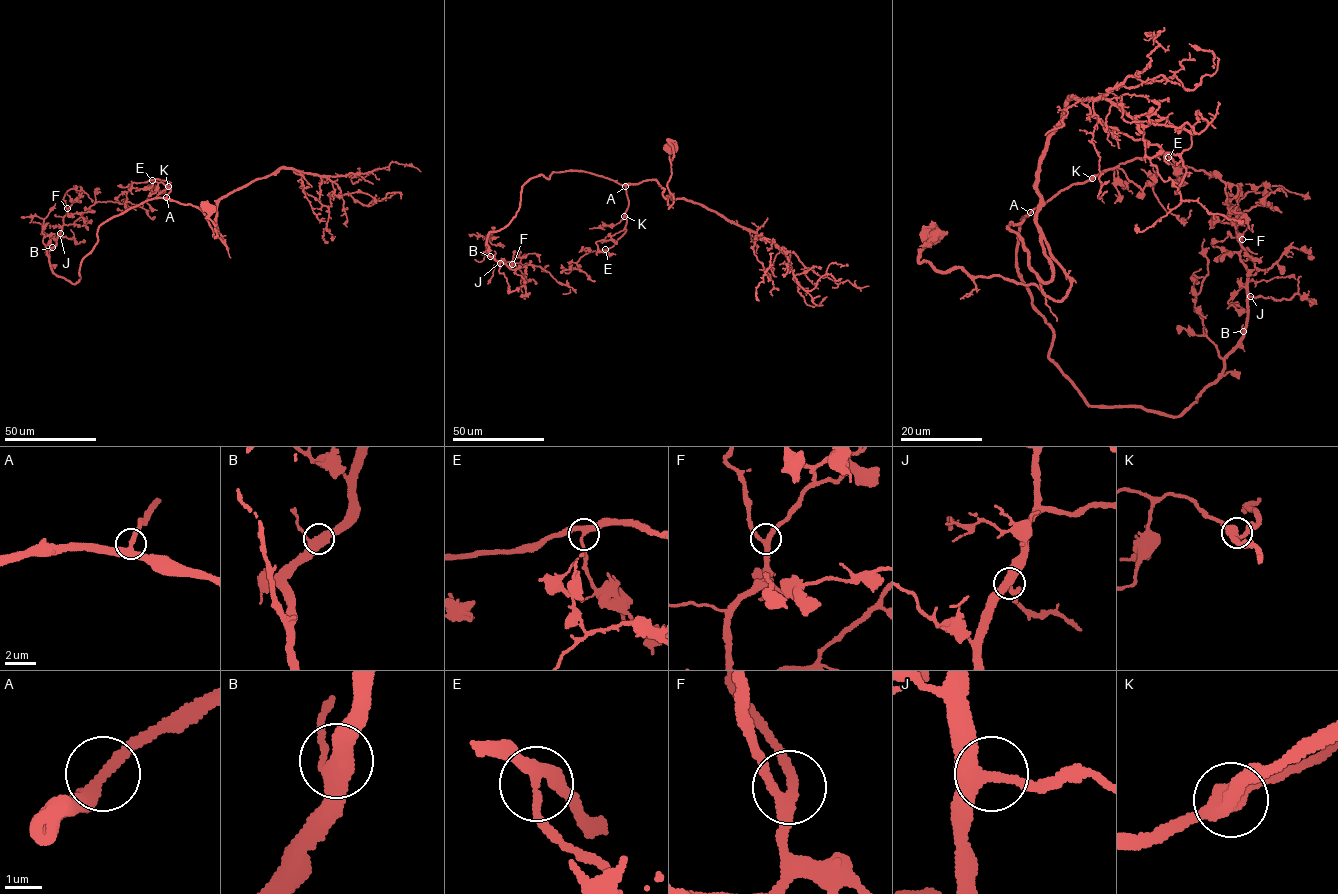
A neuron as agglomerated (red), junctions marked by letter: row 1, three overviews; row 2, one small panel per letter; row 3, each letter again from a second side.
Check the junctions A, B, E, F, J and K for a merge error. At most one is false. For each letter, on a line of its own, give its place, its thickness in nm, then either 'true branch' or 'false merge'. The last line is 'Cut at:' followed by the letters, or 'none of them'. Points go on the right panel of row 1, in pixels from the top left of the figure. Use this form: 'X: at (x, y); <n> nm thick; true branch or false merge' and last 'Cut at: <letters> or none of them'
A: at (1030, 212); 280 nm thick; true branch
B: at (1243, 331); 440 nm thick; true branch
E: at (1168, 157); 240 nm thick; true branch
F: at (1242, 239); 280 nm thick; true branch
J: at (1250, 296); 360 nm thick; true branch
K: at (1092, 178); 440 nm thick; true branch
Cut at: none of them

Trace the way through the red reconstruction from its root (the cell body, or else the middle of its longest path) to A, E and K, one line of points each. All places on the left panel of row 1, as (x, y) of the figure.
A: (207, 208), (206, 217), (228, 248), (216, 227), (213, 236), (198, 208), (166, 197)
E: (207, 208), (206, 217), (228, 248), (216, 227), (213, 236), (198, 208), (166, 197), (170, 182), (152, 180)
K: (207, 208), (206, 217), (228, 248), (216, 227), (213, 236), (198, 208), (166, 197), (168, 186)

